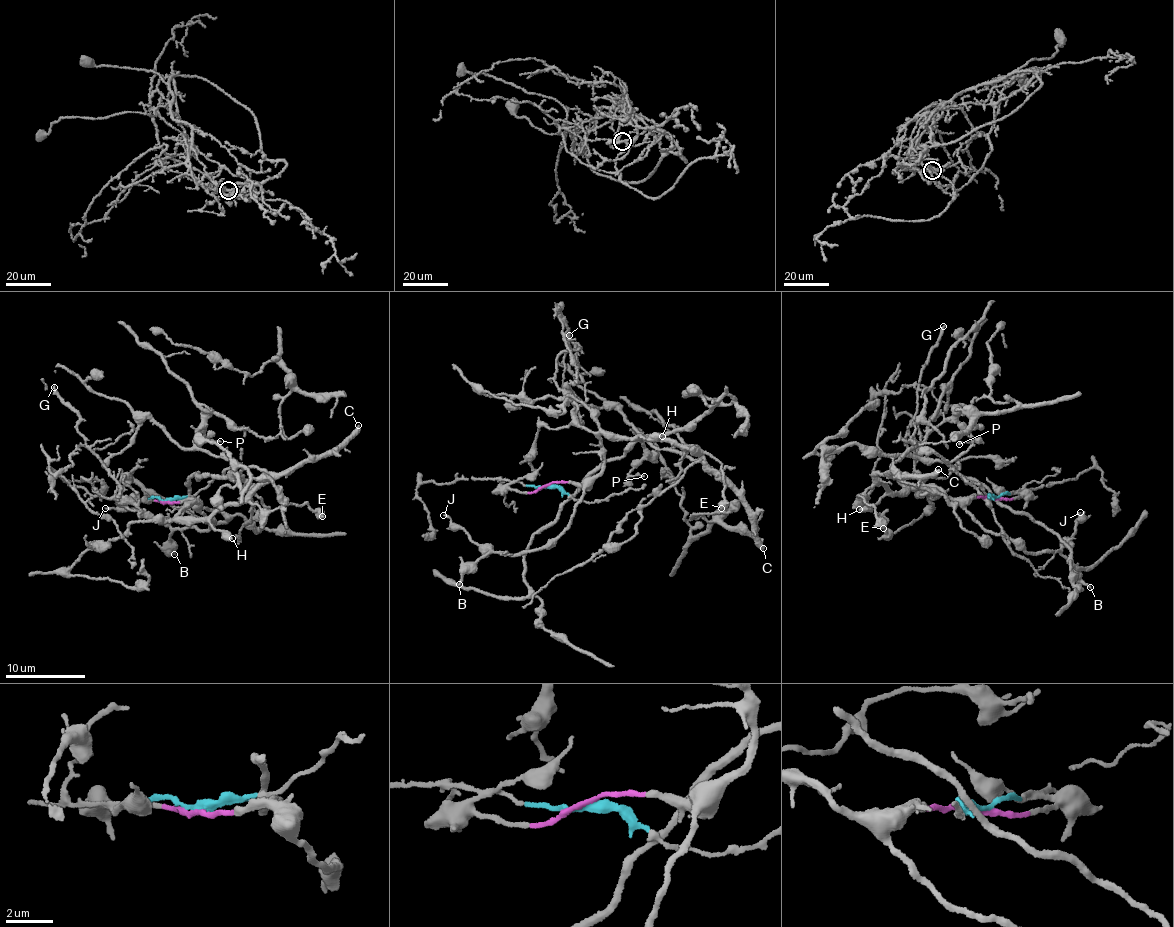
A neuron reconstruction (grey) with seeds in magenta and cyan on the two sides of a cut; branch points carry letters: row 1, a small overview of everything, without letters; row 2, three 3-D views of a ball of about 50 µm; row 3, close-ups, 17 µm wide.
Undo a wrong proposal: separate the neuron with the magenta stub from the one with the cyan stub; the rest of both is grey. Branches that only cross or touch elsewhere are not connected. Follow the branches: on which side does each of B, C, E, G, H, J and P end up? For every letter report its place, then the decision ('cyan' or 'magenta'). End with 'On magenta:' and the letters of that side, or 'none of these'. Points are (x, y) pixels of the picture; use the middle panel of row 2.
B: at (459, 584); magenta
C: at (763, 548); magenta
E: at (721, 508); magenta
G: at (569, 335); magenta
H: at (662, 436); magenta
J: at (443, 515); magenta
P: at (644, 476); magenta
On magenta: B, C, E, G, H, J, P

